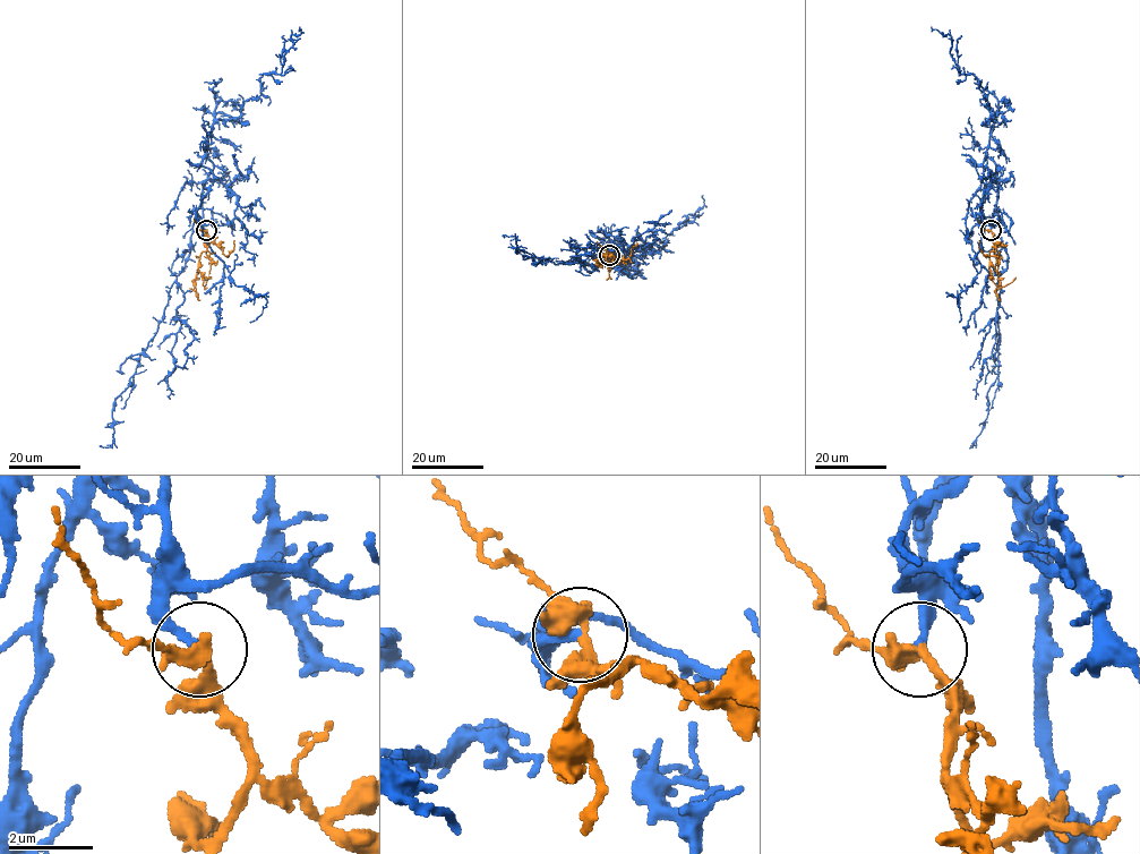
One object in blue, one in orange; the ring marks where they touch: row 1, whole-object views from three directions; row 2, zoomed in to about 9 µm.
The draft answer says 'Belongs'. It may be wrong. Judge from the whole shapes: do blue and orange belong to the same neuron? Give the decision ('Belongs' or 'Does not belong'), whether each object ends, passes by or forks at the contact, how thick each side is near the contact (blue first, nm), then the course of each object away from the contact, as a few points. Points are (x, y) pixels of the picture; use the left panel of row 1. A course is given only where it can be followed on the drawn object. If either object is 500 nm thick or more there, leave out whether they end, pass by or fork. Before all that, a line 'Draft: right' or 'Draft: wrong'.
Draft: right
Belongs. At the ring blue ends. At the ring orange passes by. Thickness 180 nm (blue) against 320 nm. Course of blue: (206, 230), (199, 208), (188, 259), (170, 289), (163, 319), (117, 398), (112, 445), (99, 445). Course of orange: (206, 230), (211, 242), (199, 256), (198, 271), (204, 287), (203, 278)

